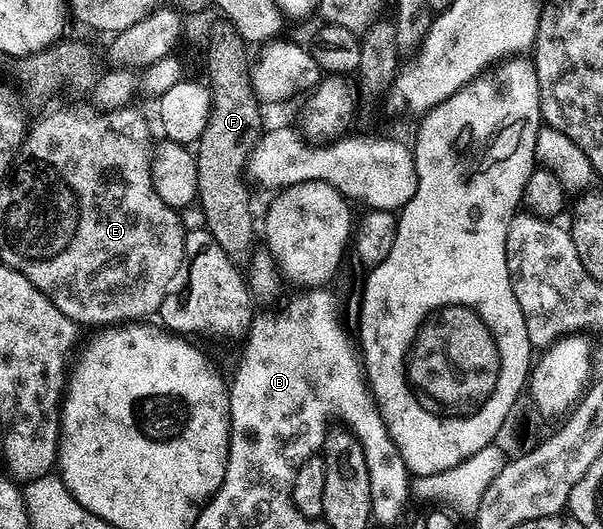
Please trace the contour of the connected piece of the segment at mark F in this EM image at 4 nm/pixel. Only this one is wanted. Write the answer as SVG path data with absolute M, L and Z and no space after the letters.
M217 89L217 109L209 106L207 127L203 127L203 135L195 142L197 201L205 212L203 225L215 243L219 243L234 259L248 258L255 243L249 189L245 186L243 174L249 164L249 153L263 132L261 110L253 89Z

